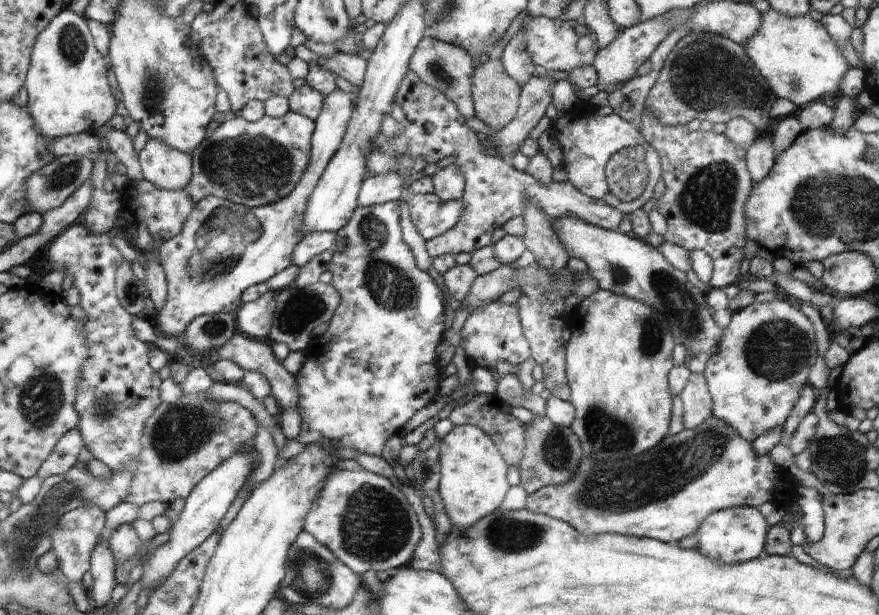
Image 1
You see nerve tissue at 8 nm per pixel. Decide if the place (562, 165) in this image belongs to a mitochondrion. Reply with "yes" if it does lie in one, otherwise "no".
no

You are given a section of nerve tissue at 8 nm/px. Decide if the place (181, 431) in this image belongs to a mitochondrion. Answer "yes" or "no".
yes

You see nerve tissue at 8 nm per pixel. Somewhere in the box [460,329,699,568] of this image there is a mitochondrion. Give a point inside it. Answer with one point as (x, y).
(610, 434)

